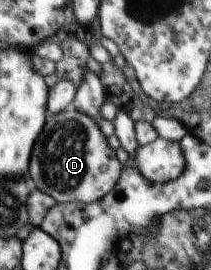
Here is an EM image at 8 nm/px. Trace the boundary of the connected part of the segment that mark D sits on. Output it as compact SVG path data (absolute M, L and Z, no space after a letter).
M65 110L46 119L43 133L31 151L28 178L57 204L79 202L89 205L105 197L117 185L123 167L94 119L77 110Z

